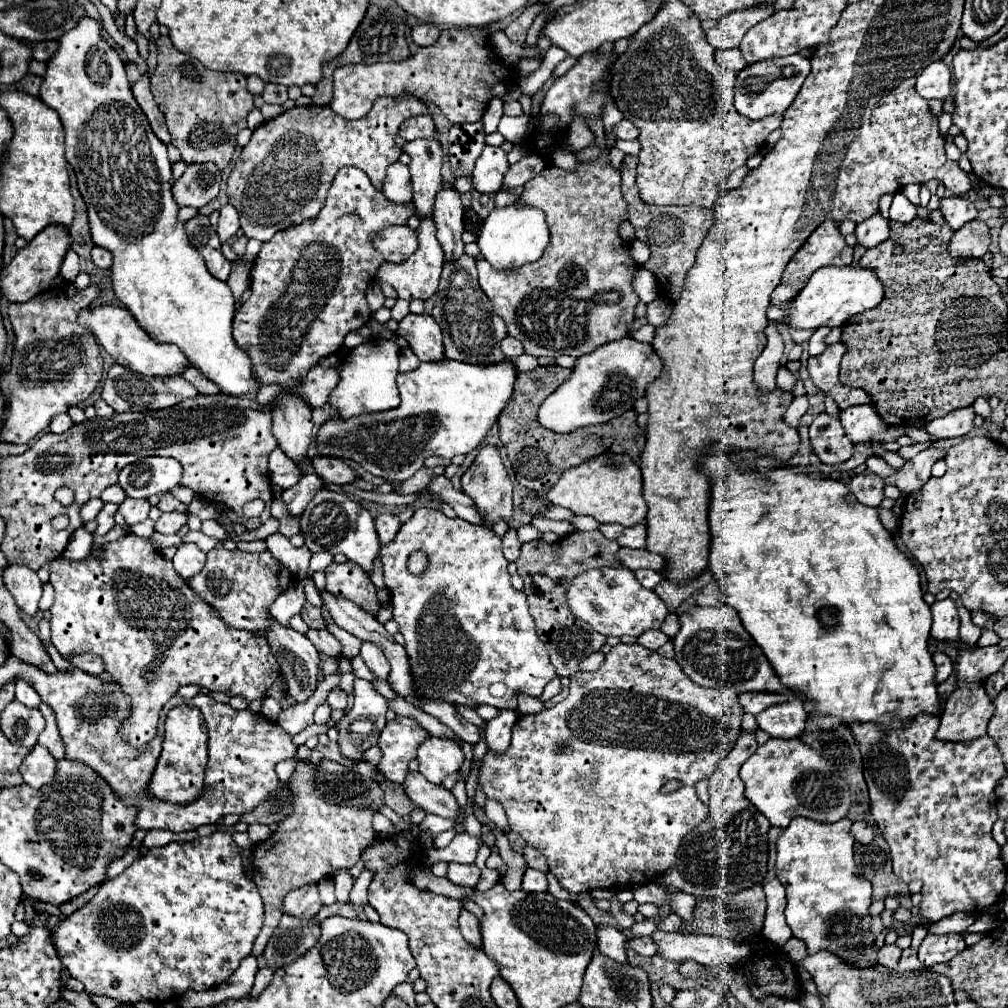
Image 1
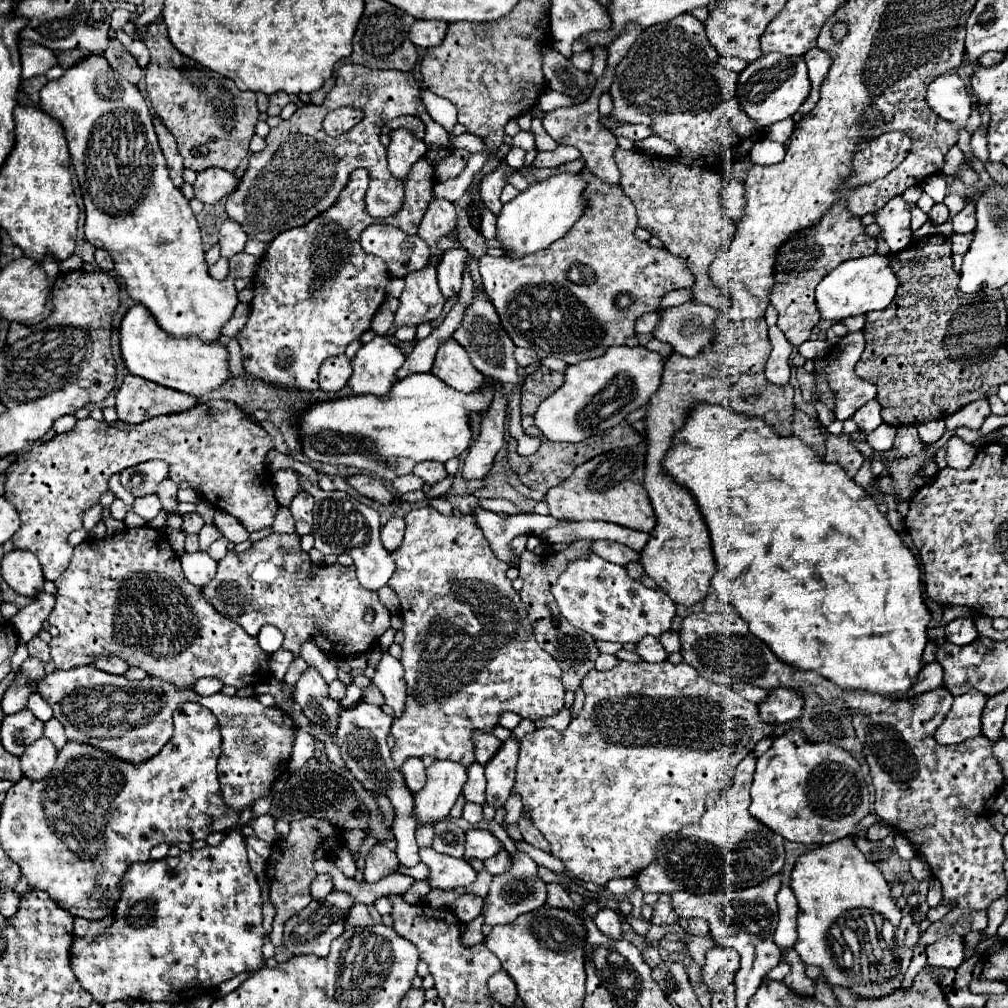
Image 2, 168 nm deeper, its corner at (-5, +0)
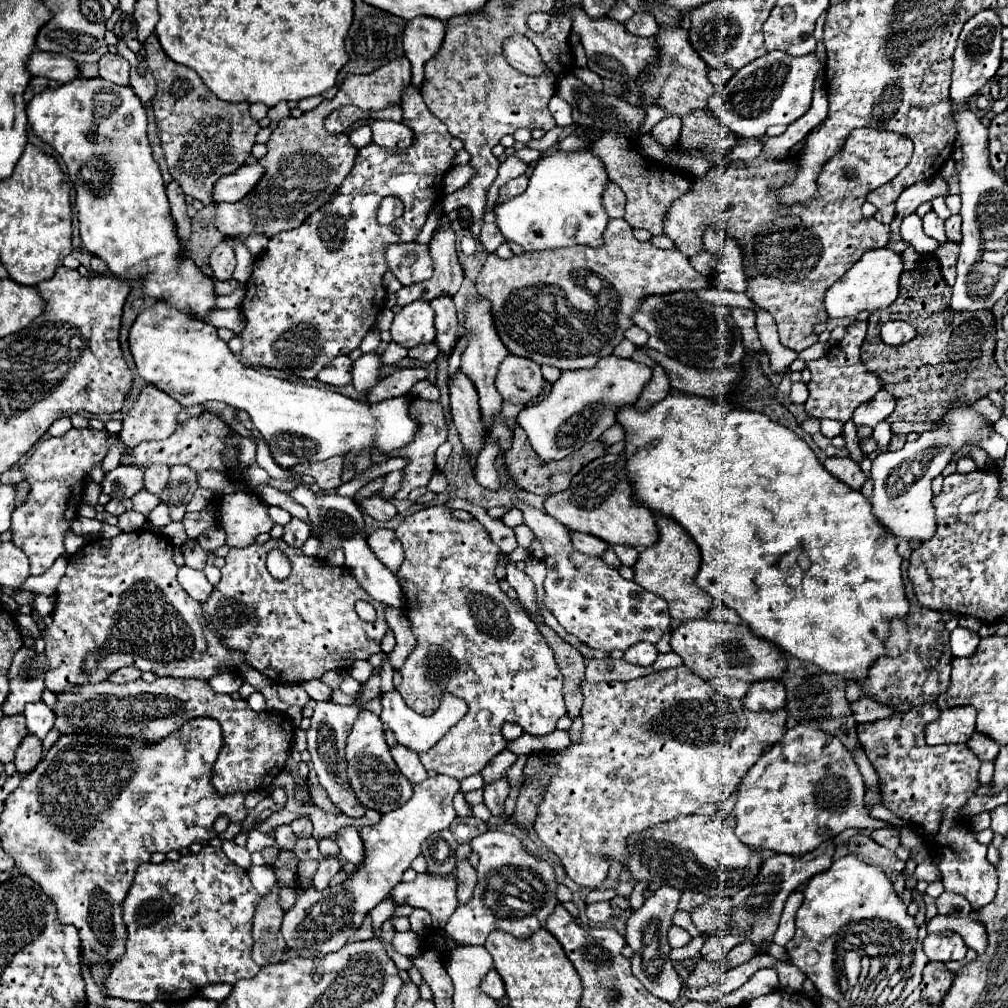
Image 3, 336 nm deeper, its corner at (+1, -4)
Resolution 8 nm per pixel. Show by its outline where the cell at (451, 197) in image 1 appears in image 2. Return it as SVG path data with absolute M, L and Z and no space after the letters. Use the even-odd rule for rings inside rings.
M450 249L444 253L440 265L438 265L438 285L444 295L444 299L456 297L462 285L462 269L464 259L468 257L466 249Z

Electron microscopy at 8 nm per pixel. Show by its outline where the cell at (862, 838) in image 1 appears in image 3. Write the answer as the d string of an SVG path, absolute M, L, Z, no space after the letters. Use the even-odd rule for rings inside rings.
M876 829L870 833L872 841L876 841L878 845L894 851L898 845L900 845L900 837L898 837L898 831L896 829Z

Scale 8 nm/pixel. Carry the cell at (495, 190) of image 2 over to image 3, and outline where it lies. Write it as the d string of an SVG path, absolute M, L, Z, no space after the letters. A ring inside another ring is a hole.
M494 209L484 213L484 225L482 225L482 233L480 233L478 241L482 243L482 247L488 253L494 253L498 249L498 245L502 245L506 241L504 235L500 233L500 229L496 227L496 213L494 213Z

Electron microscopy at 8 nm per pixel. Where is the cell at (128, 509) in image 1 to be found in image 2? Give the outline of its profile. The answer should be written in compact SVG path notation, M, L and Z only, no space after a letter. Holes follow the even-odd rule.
M158 495L138 497L138 499L134 501L134 505L132 505L132 511L134 511L136 515L140 515L142 519L146 519L146 521L154 519L154 517L160 513L160 509L162 509L162 505L160 505Z

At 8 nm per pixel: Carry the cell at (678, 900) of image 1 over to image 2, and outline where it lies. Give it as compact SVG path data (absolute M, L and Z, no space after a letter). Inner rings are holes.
M716 945L706 953L706 963L702 967L702 981L708 985L708 991L722 991L734 981L736 971L740 969L740 959L738 953Z

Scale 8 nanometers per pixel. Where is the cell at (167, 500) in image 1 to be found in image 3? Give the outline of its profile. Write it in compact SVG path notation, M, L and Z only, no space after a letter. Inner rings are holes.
M152 465L144 471L144 485L150 493L154 495L162 495L164 487L168 485L168 475L170 475L170 469L164 467L164 465Z

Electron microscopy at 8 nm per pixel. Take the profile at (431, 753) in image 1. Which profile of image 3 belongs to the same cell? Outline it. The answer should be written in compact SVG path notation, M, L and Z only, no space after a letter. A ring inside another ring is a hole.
M448 775L428 777L414 787L414 795L404 807L384 813L378 825L364 827L360 833L368 851L364 867L358 867L344 885L330 887L324 891L302 891L300 899L296 901L296 907L292 907L292 911L284 915L282 935L286 939L286 945L300 957L324 957L344 947L352 933L362 925L364 915L372 907L376 907L396 883L402 881L402 873L420 855L422 841L432 833L450 827L456 817L452 799L458 789L458 779L452 779Z

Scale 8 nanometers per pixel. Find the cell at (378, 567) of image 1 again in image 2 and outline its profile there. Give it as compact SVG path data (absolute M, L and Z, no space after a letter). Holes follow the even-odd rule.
M386 585L386 587L382 587L380 591L378 591L378 595L380 595L380 601L392 611L392 613L398 613L400 611L400 599L398 599L398 595Z

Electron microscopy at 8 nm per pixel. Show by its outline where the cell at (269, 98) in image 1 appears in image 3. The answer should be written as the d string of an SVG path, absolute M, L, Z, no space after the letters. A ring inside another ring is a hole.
M278 103L276 107L270 107L270 109L268 109L268 119L270 119L270 121L280 121L280 119L284 119L284 117L288 117L288 115L290 115L288 103Z

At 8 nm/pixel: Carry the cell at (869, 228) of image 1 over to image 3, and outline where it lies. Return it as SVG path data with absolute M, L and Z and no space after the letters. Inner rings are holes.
M934 175L932 179L924 183L916 183L900 193L896 199L896 219L904 219L916 211L916 207L924 201L932 201L938 195L948 195L948 185L940 175Z

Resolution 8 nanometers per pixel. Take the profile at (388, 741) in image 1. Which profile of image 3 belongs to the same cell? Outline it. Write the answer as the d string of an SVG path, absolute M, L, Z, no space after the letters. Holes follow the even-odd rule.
M436 505L408 515L396 529L396 535L404 545L406 555L404 563L396 571L396 579L404 593L406 617L410 619L412 633L418 641L400 669L402 683L398 691L408 707L422 715L432 715L440 707L444 693L452 693L466 701L468 713L432 749L418 753L426 769L450 775L454 779L464 779L480 773L500 749L506 749L506 741L500 733L502 723L515 721L524 732L532 735L546 735L554 731L556 721L566 713L562 675L554 661L552 649L546 645L534 621L528 619L528 613L520 601L512 601L500 589L494 575L496 555L500 549L492 543L480 521L454 519L450 509Z

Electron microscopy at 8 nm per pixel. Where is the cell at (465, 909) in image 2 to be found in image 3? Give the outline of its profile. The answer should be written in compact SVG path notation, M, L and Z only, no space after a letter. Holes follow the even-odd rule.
M470 861L458 863L456 879L458 879L458 889L456 889L458 905L466 905L472 899L472 893L476 887L476 869L470 865Z

